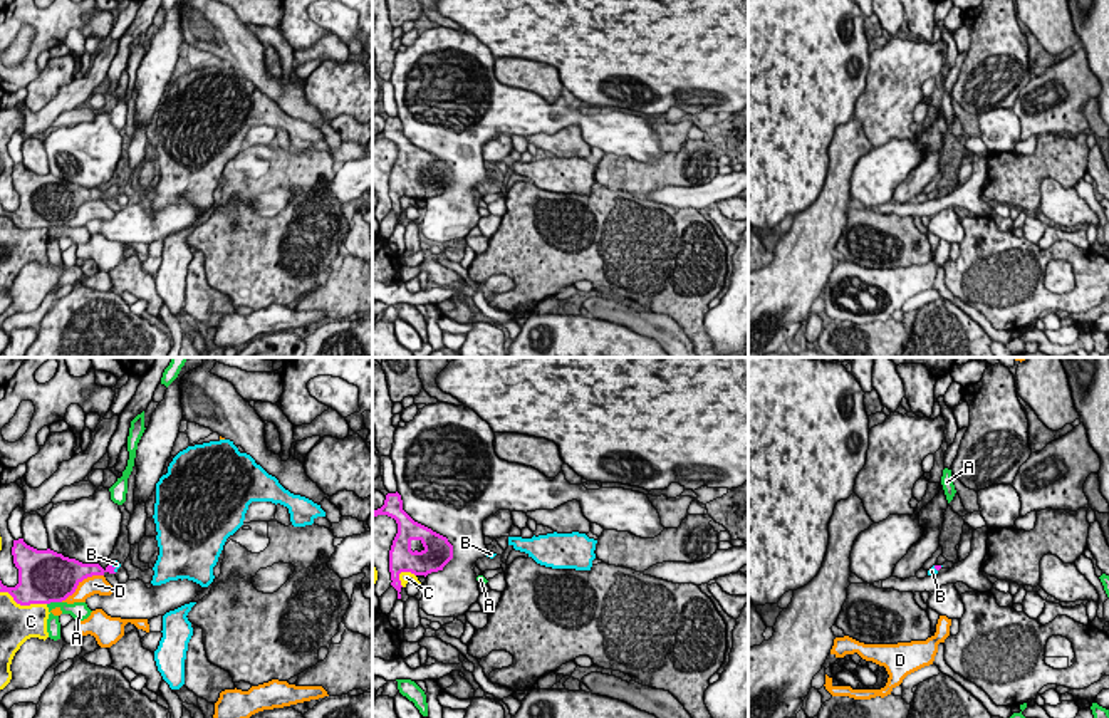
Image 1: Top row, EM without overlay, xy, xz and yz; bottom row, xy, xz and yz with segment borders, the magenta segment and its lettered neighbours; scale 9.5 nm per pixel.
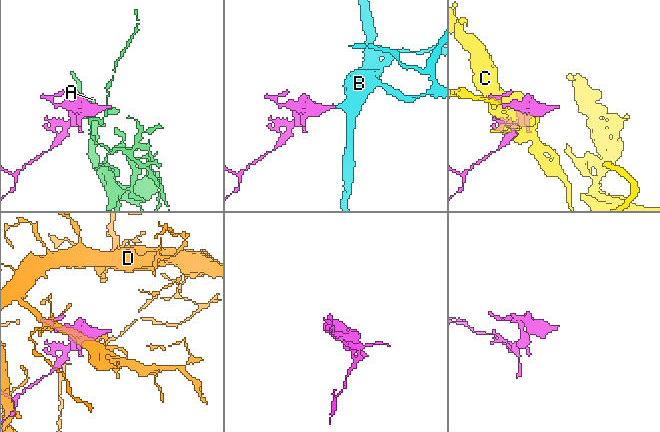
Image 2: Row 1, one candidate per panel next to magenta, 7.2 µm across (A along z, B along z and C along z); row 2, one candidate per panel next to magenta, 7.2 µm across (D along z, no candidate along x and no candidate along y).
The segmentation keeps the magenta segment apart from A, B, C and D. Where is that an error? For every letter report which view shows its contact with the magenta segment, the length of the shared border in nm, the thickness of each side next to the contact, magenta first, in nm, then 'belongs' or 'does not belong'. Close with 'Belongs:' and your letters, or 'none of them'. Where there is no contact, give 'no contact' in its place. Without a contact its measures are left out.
A: xy | 150 nm | 500/160 nm | does not belong
B: xy | 110 nm | 130/70 nm | belongs
C: xz | 190 nm | 260/120 nm | does not belong
D: xy | 500 nm | 440/190 nm | does not belong
Belongs: B

